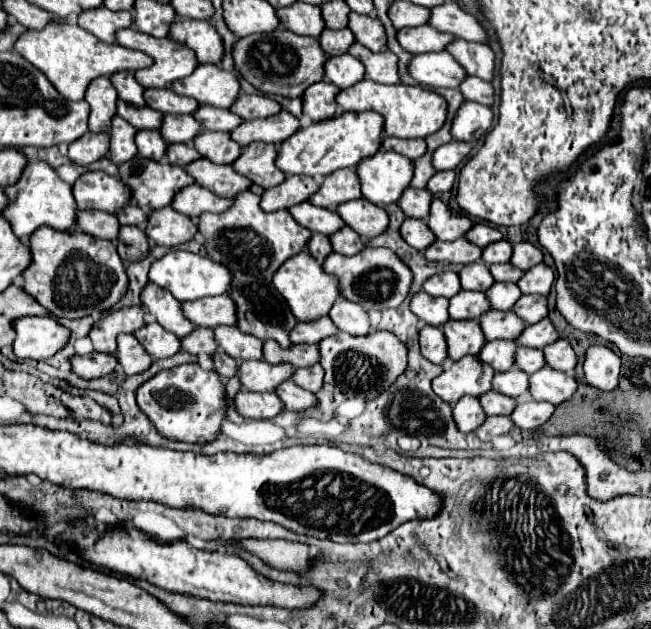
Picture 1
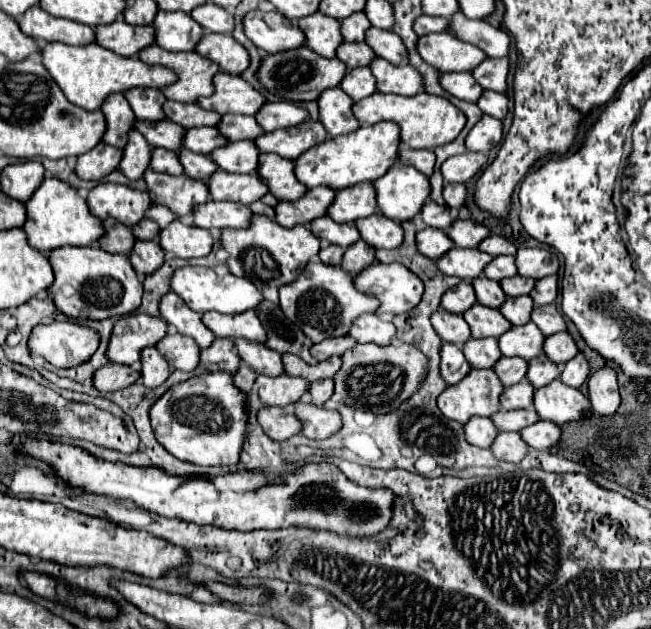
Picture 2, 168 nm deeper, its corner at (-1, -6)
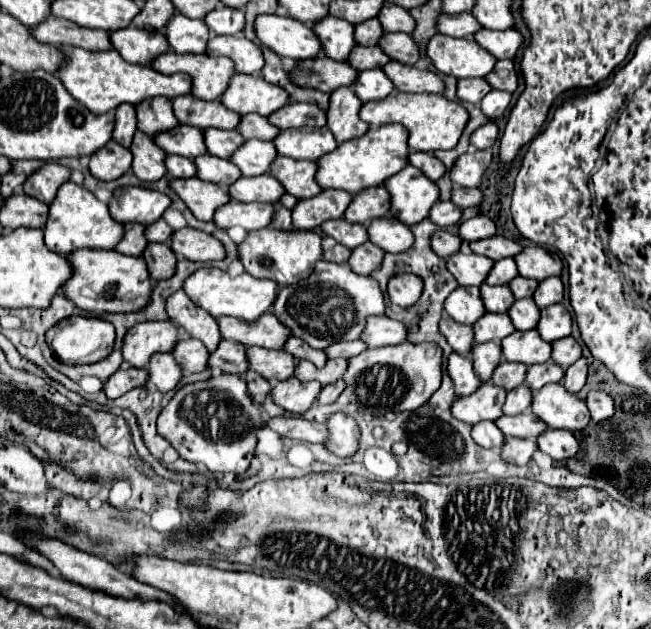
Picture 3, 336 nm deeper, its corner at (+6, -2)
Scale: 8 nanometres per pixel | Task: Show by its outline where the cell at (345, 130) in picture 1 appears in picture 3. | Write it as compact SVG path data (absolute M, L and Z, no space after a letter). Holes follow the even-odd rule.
M387 124L379 128L369 128L363 136L341 142L333 152L323 154L315 162L315 180L321 188L337 188L355 194L369 186L381 186L383 178L389 178L389 174L395 174L395 170L401 170L407 164L407 154L407 130L403 126Z

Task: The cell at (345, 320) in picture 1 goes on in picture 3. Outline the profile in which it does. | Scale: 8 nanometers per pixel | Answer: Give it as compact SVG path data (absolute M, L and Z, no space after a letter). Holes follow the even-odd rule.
M369 316L365 330L361 332L361 340L369 346L369 348L379 348L379 346L387 346L387 344L399 344L405 342L407 330L401 322L391 320L387 316Z

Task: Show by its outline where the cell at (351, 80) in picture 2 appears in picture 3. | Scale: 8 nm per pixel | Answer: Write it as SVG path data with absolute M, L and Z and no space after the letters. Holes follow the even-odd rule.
M363 70L359 72L357 80L353 82L353 92L357 94L357 98L361 102L367 102L367 100L379 100L379 98L385 98L387 94L393 92L393 86L391 86L391 80L383 74L383 70Z

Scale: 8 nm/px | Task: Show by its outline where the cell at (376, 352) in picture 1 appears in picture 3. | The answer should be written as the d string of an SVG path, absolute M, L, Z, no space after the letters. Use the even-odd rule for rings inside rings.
M431 342L427 344L395 344L395 346L383 346L383 348L369 348L353 358L347 360L347 372L343 376L345 390L335 400L335 404L319 406L313 404L311 410L307 410L303 416L313 422L325 422L325 418L333 412L345 412L345 414L387 414L387 412L403 412L403 410L415 410L421 402L429 398L431 392L439 388L441 382L441 362L439 360L439 348Z

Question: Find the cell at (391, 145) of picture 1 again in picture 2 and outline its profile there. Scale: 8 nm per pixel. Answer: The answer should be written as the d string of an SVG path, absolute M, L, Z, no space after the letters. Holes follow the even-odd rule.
M402 146L402 150L400 150L400 162L408 164L408 166L414 166L422 174L430 176L434 172L436 158L434 158L434 152L430 152L430 150L410 150L410 148Z

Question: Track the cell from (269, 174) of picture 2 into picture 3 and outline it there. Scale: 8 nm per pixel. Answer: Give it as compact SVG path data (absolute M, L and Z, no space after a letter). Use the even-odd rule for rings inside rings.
M279 156L269 166L269 174L281 182L287 194L303 200L319 194L319 186L315 182L315 164L307 160L293 160Z

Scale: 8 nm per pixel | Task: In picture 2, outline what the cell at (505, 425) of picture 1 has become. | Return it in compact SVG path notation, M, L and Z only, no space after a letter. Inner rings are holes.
M500 432L492 444L492 452L498 460L518 464L528 454L528 444L518 432Z

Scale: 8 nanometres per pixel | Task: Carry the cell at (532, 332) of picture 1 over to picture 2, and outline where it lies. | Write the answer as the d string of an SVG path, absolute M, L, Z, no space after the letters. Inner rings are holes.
M560 332L560 334L554 334L554 336L546 338L544 348L546 348L546 356L554 364L566 364L570 358L574 358L580 352L576 342L572 340L572 336L568 332Z

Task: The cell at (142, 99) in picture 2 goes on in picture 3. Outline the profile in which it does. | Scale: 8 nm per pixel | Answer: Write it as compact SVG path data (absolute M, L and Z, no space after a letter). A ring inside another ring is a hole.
M159 96L159 98L143 100L135 108L137 108L137 128L149 136L153 136L157 132L171 130L179 124L173 110L171 110L169 98Z

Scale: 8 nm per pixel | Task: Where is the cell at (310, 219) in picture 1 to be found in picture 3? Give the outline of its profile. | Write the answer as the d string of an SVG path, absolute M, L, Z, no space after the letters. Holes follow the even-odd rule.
M343 218L339 220L327 220L321 224L321 230L323 234L335 238L339 244L347 246L347 248L355 248L359 244L363 244L363 240L367 240L367 232L365 232L365 226L359 226L359 224L351 224Z

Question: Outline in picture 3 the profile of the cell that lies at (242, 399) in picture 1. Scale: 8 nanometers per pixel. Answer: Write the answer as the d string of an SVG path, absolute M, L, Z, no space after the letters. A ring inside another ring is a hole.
M277 416L269 418L265 422L267 428L277 432L283 438L291 440L301 440L301 442L313 442L313 444L323 444L327 438L327 428L317 422L309 422L301 416Z

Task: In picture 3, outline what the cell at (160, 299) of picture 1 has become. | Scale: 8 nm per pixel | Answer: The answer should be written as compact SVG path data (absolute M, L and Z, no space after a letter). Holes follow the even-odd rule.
M177 290L167 298L165 310L171 322L185 328L191 338L201 340L209 352L219 346L221 334L217 328L217 320L211 318L211 314L207 314L205 310L199 310L199 306L195 306L187 298L187 294L183 294L183 290Z

